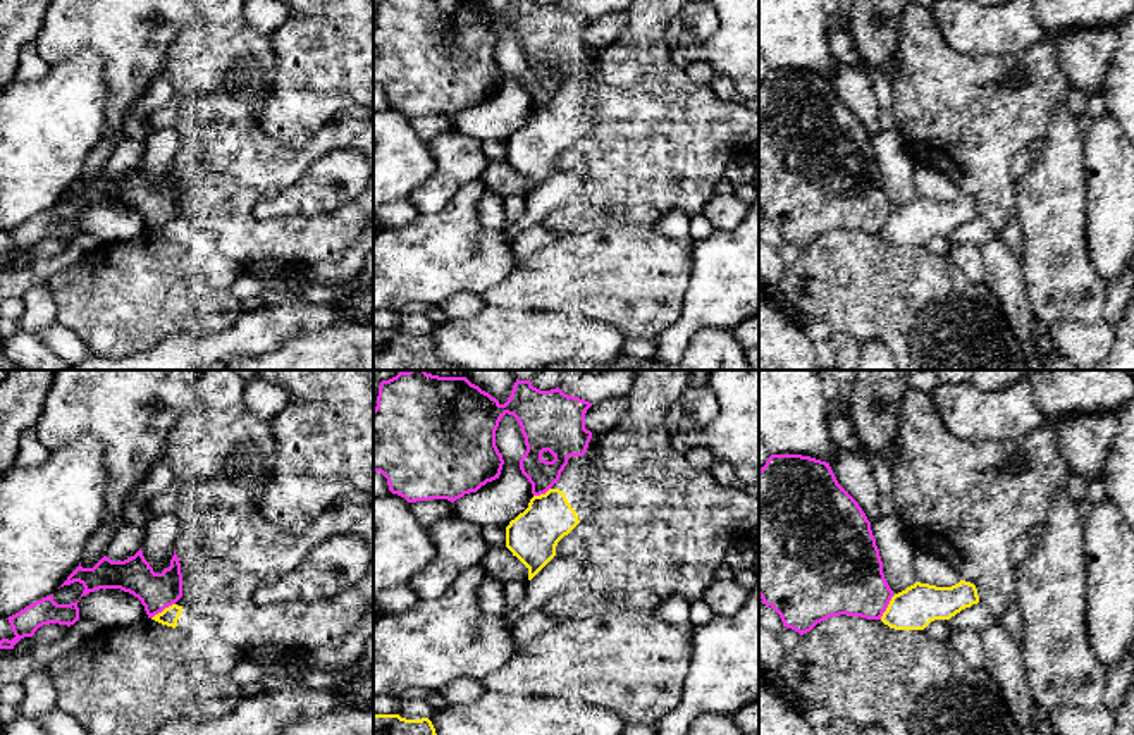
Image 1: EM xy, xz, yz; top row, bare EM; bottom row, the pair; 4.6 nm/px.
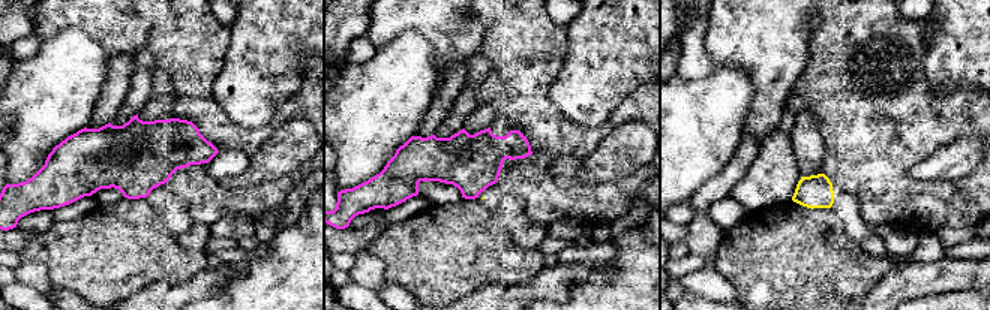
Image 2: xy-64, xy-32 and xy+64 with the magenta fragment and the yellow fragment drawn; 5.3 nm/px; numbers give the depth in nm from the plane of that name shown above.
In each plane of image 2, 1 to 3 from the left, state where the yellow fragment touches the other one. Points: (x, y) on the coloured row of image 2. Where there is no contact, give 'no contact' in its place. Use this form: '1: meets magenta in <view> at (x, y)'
1: no contact
2: no contact
3: no contact

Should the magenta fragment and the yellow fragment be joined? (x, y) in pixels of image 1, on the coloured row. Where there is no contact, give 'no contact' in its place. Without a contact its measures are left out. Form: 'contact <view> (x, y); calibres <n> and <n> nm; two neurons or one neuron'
contact xy (162, 610); calibres 180 and 90 nm; two neurons

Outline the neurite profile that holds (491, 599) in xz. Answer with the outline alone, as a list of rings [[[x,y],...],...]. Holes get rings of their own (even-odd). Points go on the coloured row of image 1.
[[[494,577],[482,580],[477,592],[478,609],[487,616],[504,616],[506,599],[504,599],[504,584]]]

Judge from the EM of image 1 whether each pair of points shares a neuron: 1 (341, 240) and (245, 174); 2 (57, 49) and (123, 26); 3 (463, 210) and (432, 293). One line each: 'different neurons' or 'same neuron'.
1: same neuron
2: same neuron
3: same neuron

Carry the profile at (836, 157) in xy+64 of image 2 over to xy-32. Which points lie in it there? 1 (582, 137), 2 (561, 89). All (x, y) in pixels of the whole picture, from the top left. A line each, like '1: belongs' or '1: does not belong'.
1: belongs
2: does not belong

